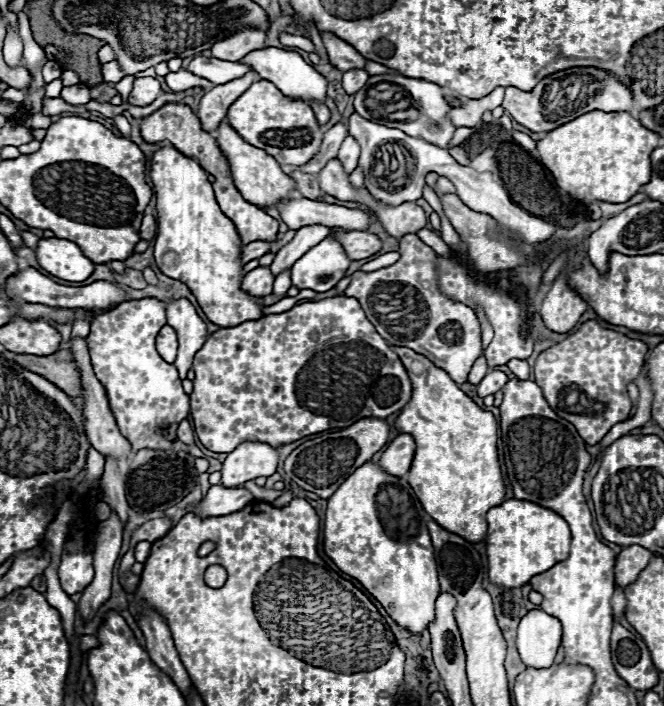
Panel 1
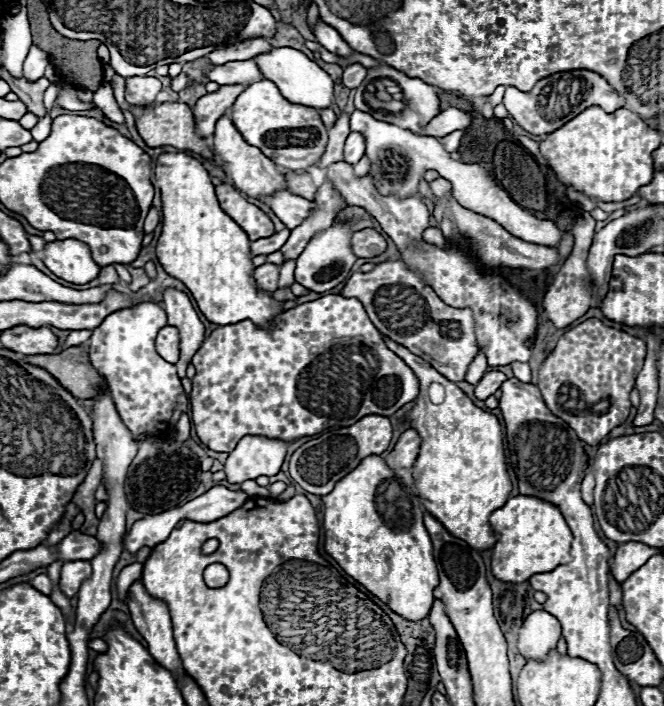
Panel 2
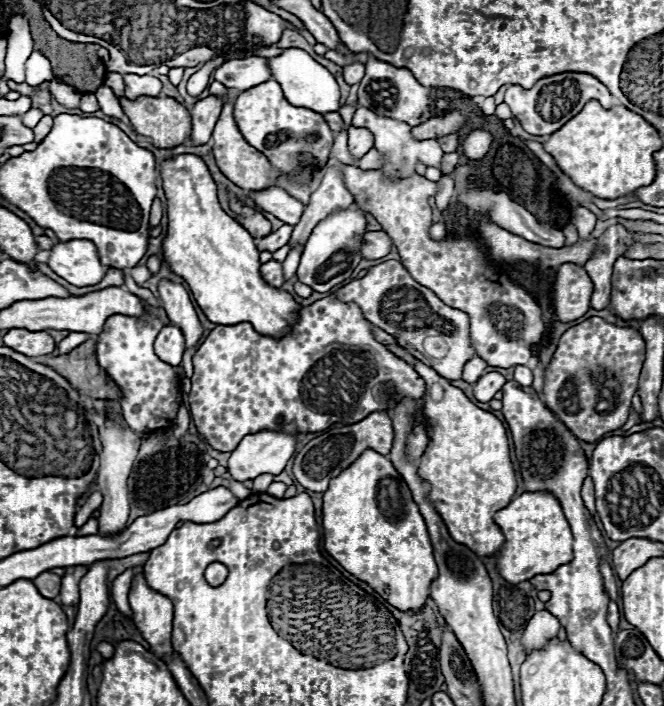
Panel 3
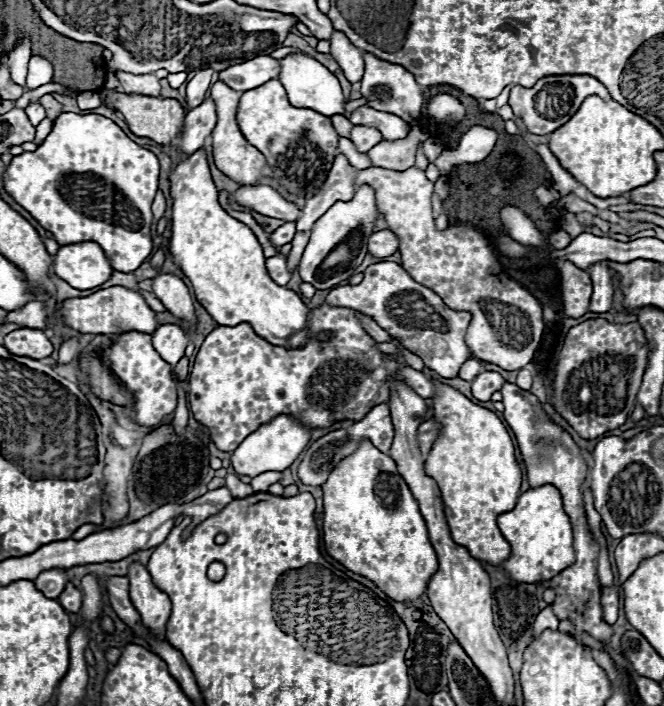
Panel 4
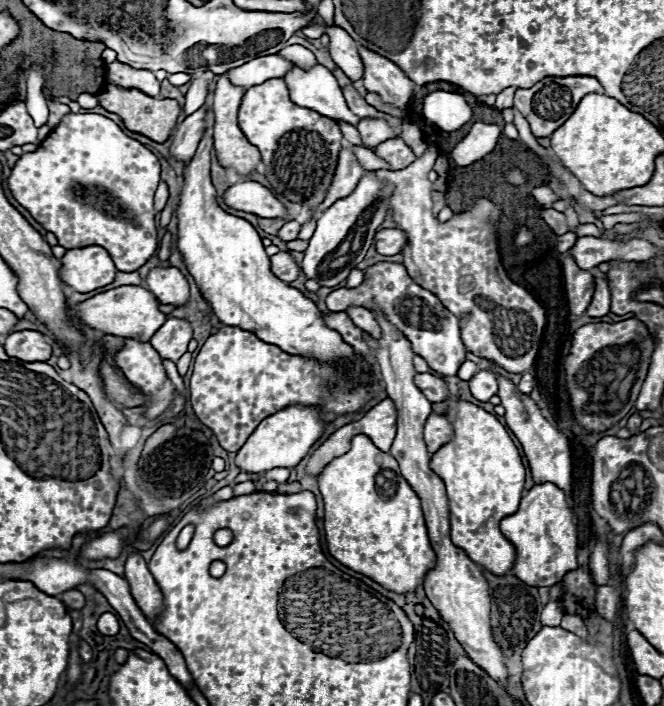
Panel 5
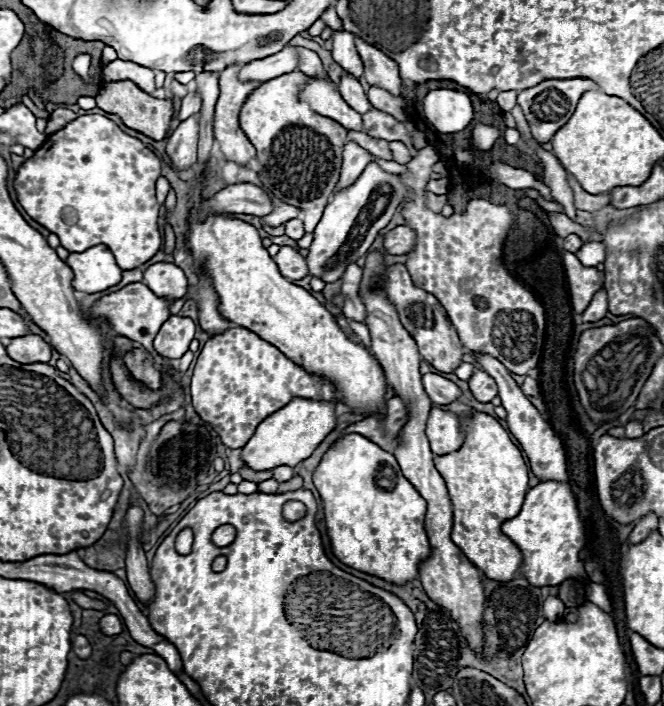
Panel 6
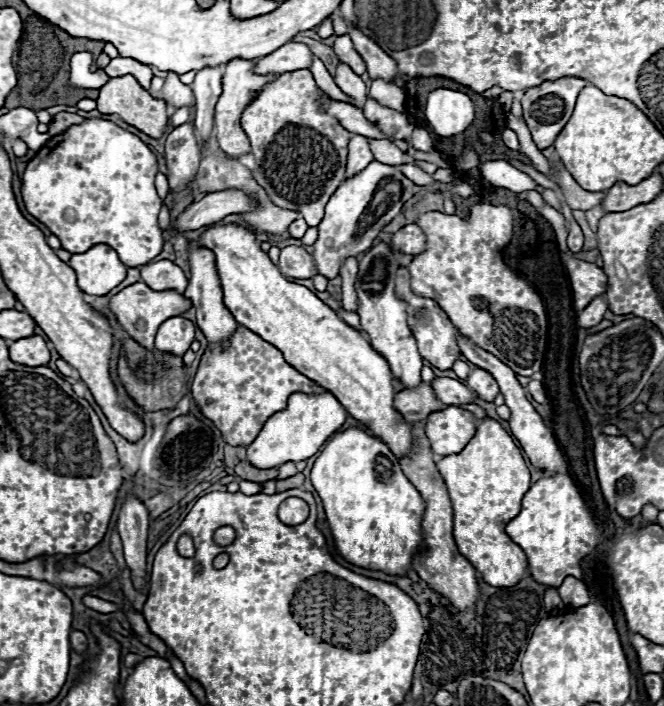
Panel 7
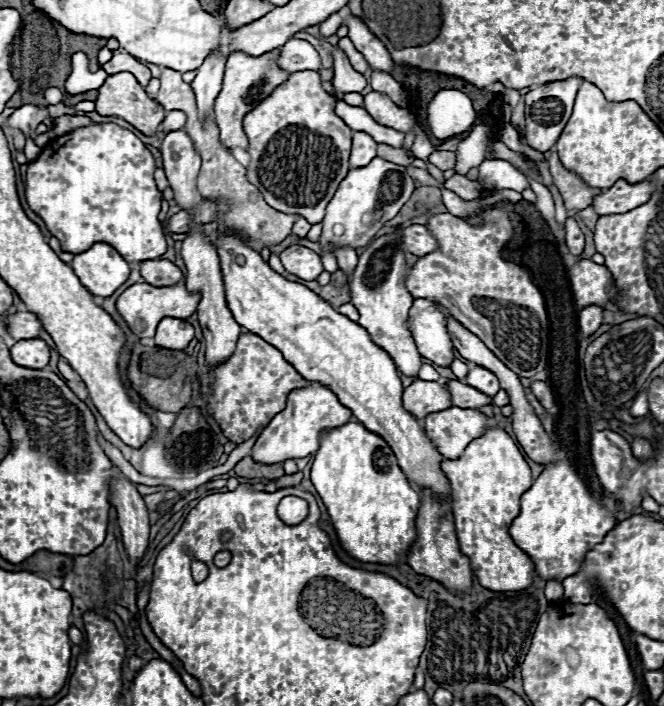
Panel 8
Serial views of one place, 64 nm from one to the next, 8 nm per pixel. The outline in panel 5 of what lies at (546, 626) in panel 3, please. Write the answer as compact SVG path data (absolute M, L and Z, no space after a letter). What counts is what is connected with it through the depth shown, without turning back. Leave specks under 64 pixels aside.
M552 600L544 606L542 614L540 614L540 620L544 626L560 626L560 620L562 620L562 608L560 608L560 600Z

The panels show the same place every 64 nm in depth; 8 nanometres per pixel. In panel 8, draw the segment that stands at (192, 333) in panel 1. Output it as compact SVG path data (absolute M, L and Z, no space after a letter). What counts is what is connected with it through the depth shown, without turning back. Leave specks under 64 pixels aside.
M144 260L138 264L142 278L152 286L170 286L182 280L182 272L170 260Z

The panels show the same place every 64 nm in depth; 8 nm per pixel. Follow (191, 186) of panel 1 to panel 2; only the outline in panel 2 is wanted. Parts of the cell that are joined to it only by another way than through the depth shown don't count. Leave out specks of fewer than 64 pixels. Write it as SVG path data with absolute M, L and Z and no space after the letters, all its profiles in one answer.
M180 152L178 156L178 172L174 170L174 156L176 154L162 154L156 162L156 184L160 186L162 192L162 214L164 214L164 226L162 234L156 244L156 254L164 270L182 280L188 290L192 292L200 312L214 324L226 326L226 324L238 324L240 320L252 320L254 324L260 324L260 328L268 328L272 320L276 320L278 314L282 314L282 304L272 298L272 292L264 292L256 288L256 280L252 280L254 264L252 264L252 252L250 252L250 240L248 234L220 208L214 184L204 170L200 160L194 158L184 158L186 154Z

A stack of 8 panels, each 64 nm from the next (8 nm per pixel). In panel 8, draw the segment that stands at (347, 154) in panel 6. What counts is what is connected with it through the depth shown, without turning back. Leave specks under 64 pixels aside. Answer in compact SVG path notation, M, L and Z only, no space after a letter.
M354 132L350 168L360 168L364 164L370 164L370 160L376 156L376 148L378 142L372 136L368 136L366 132Z

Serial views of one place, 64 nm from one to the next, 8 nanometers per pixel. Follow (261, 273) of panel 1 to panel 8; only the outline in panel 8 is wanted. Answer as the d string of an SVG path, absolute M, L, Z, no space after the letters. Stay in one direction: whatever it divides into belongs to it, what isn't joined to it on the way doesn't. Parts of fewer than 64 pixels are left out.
M298 244L286 248L286 250L280 254L280 260L282 260L286 272L296 274L298 278L308 280L308 282L310 282L310 280L318 280L318 276L324 272L320 254L316 254L316 252L310 250L310 248L298 246Z

